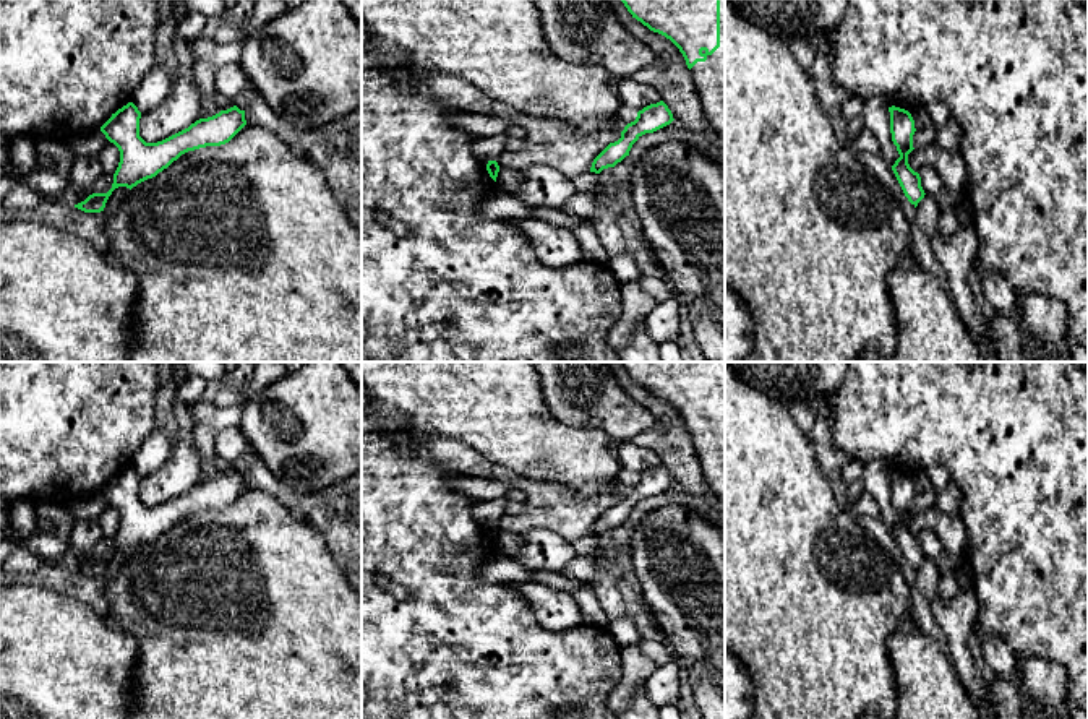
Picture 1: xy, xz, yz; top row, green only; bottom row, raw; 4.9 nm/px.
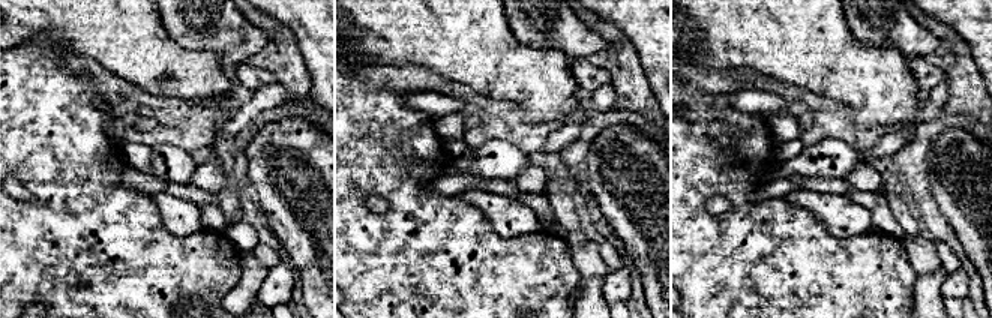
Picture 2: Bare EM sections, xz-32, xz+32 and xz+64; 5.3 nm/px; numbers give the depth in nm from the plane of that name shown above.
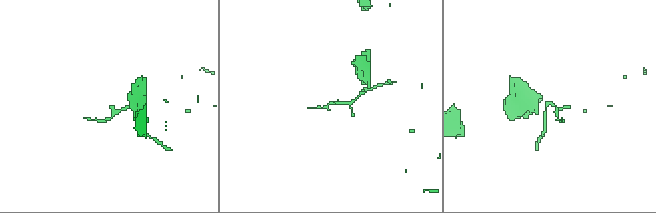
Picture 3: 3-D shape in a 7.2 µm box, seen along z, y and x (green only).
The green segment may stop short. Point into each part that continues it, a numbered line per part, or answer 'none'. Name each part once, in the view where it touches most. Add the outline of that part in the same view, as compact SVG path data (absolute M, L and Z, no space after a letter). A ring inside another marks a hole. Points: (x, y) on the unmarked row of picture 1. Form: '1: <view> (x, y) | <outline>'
1: xz (709, 440) | M720 362L720 411L691 437L712 497L725 505L725 362Z

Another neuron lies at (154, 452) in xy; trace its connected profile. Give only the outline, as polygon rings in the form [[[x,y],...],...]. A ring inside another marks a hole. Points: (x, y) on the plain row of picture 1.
[[[156,425],[141,450],[135,454],[131,466],[141,477],[149,476],[165,463],[172,448],[167,432]]]

